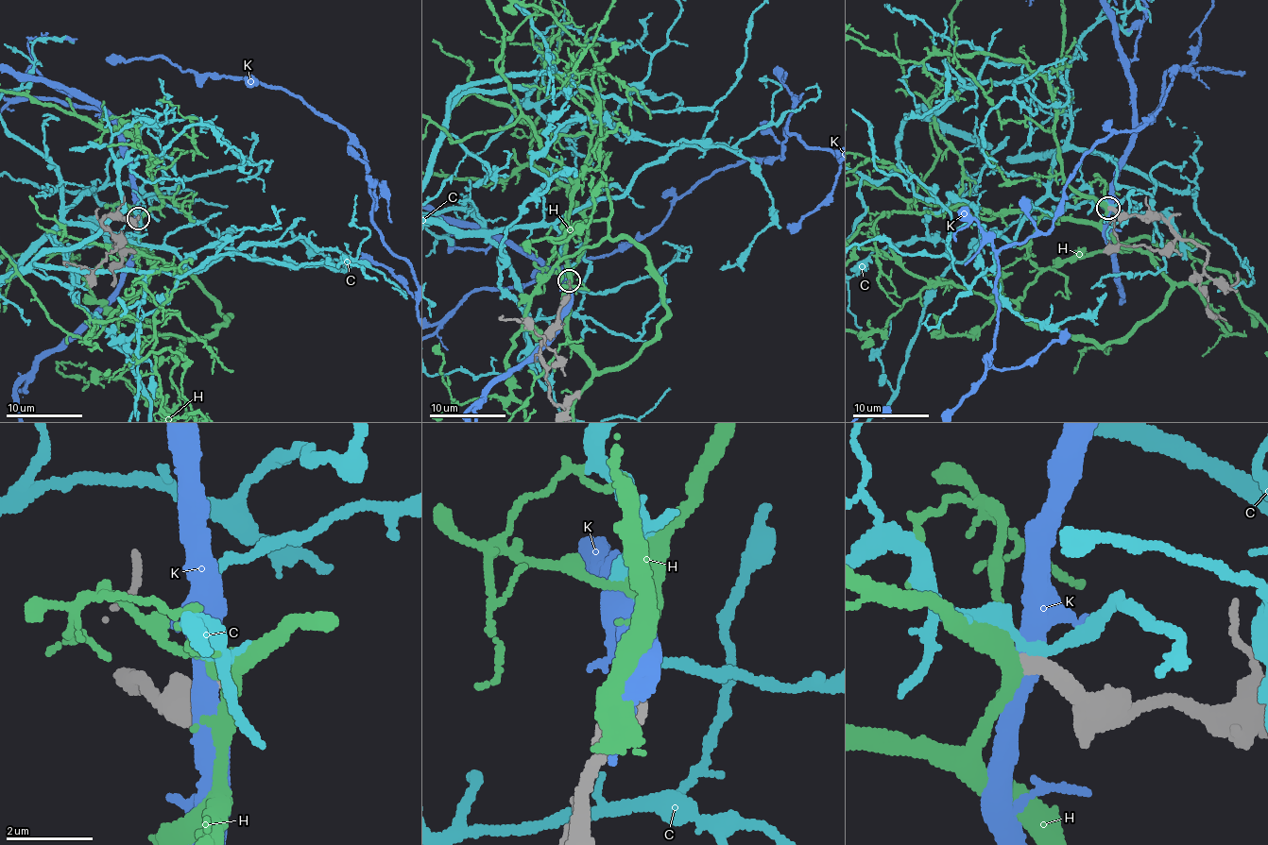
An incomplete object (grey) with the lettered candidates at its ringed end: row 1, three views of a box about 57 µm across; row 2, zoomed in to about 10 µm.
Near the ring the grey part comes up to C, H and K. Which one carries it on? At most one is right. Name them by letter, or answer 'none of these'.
none of these

